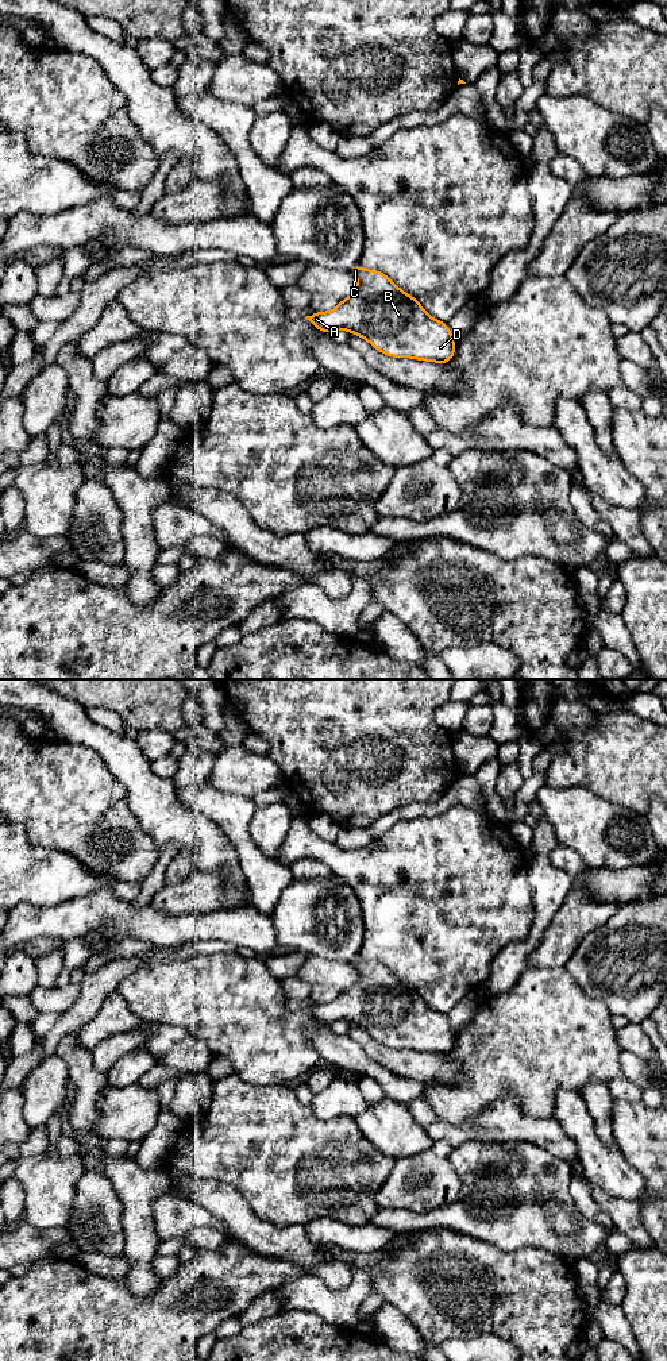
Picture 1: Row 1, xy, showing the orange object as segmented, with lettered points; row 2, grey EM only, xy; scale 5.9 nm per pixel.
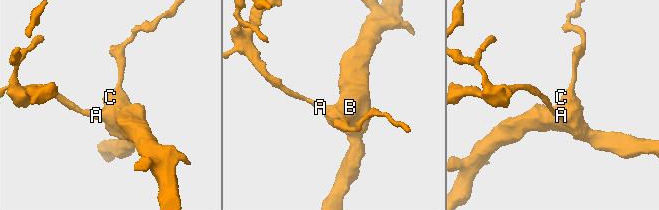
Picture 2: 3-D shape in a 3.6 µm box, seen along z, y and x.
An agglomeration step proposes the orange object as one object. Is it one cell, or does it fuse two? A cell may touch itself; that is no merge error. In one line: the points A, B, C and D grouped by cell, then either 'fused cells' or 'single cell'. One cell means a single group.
groups A B C D; single cell

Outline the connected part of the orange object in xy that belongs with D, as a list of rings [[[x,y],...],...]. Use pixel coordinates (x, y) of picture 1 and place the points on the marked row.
[[[359,263],[351,269],[359,281],[358,289],[342,300],[331,312],[315,312],[306,316],[315,328],[332,333],[343,329],[366,339],[381,354],[393,358],[415,358],[437,363],[448,363],[455,354],[455,340],[447,323],[431,317],[421,304],[394,285],[378,270],[365,270]]]

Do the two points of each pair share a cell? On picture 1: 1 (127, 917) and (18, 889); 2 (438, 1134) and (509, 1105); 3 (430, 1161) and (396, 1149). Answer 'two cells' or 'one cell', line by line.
1: two cells
2: one cell
3: two cells

